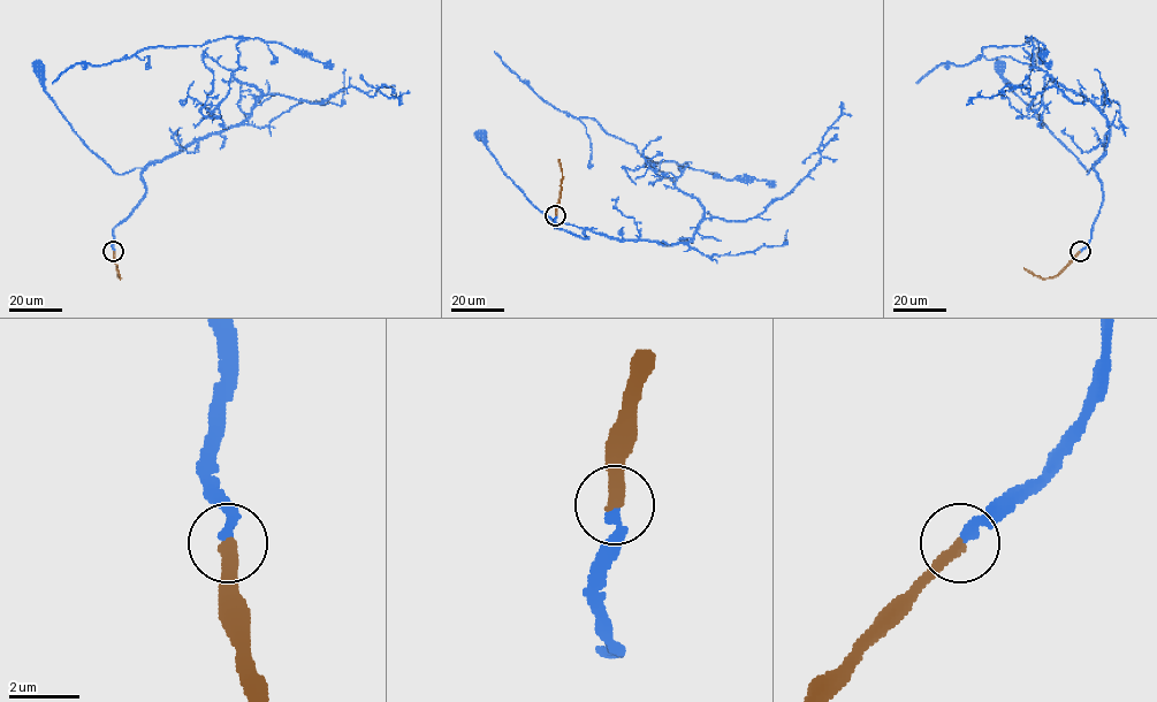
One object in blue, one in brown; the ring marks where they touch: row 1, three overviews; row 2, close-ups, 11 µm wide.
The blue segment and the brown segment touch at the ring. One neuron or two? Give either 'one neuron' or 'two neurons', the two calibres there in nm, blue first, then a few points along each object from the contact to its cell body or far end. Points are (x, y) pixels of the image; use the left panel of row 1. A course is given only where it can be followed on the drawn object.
one neuron | 260/320 nm | blue via (114, 251), (113, 229), (145, 191), (142, 168), (115, 173), (94, 154), (46, 92), (39, 66) | brown via (114, 251), (120, 279), (115, 268)

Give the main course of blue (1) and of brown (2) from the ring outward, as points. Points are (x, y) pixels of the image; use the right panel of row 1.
1: (1080, 251), (1089, 241), (1102, 206), (1098, 173), (1091, 168), (1087, 174), (1014, 92), (998, 66)
2: (1080, 251), (1053, 276), (1041, 279), (1024, 268)

